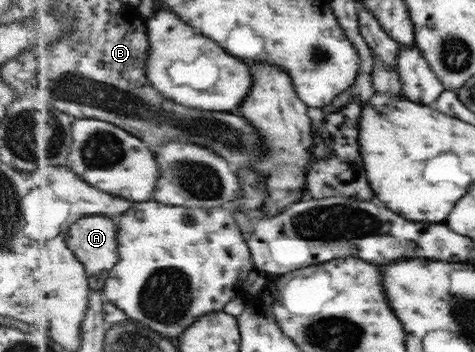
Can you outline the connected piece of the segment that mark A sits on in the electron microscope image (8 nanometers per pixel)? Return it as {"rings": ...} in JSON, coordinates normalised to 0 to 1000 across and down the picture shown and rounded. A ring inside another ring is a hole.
{"rings":[[[177,614],[158,636],[141,668],[143,702],[160,716],[160,730],[179,753],[189,818],[215,824],[223,798],[232,793],[232,773],[253,741],[253,690],[248,682],[248,653],[244,628],[229,625],[225,614]]]}

